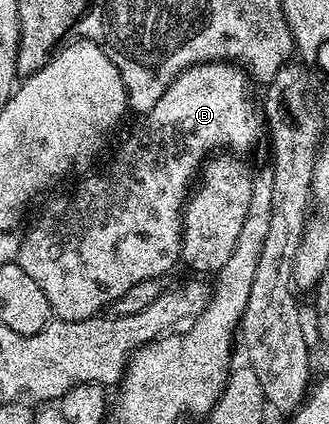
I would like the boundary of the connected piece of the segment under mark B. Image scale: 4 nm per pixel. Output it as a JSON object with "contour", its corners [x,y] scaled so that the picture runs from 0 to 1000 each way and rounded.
{"contour":[[[666,142],[657,146],[602,146],[590,156],[574,156],[559,170],[529,177],[523,198],[498,217],[498,226],[474,238],[474,250],[456,262],[435,267],[419,290],[395,307],[395,318],[371,335],[374,363],[359,363],[301,410],[274,410],[264,420],[249,420],[225,439],[216,458],[188,458],[91,535],[82,538],[79,552],[64,554],[67,573],[55,587],[55,606],[49,611],[61,632],[73,632],[73,642],[85,642],[85,651],[97,651],[97,660],[109,660],[109,670],[122,670],[134,698],[146,698],[146,717],[152,719],[161,748],[191,759],[228,759],[231,755],[255,755],[258,750],[283,750],[307,743],[310,731],[331,724],[365,698],[377,698],[377,689],[389,689],[389,679],[401,679],[401,670],[426,670],[426,660],[441,656],[483,658],[492,646],[523,634],[529,616],[544,616],[553,594],[553,500],[565,491],[565,469],[578,465],[578,450],[593,436],[596,422],[614,399],[614,384],[629,370],[653,358],[699,356],[739,358],[736,354],[760,354],[784,335],[796,307],[802,316],[802,269],[772,243],[772,203],[763,177],[751,172],[733,153],[714,151],[699,142]]]}

